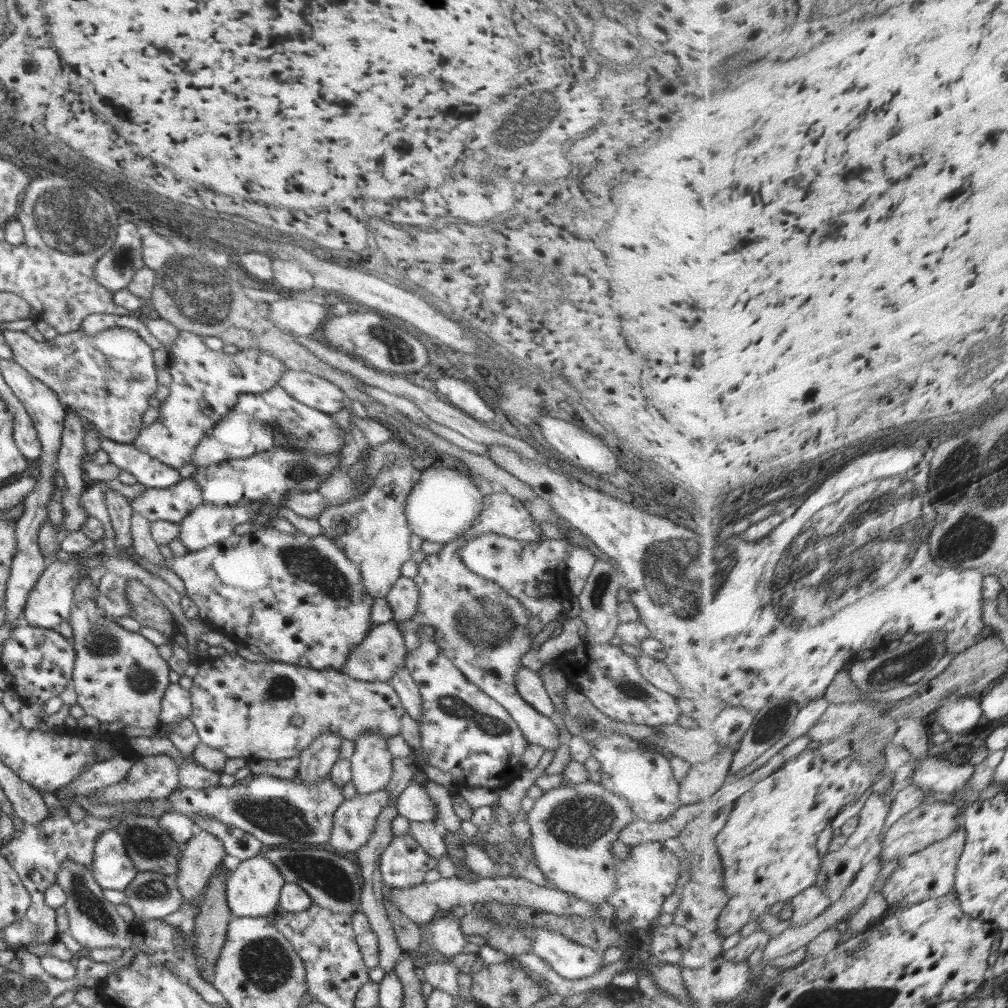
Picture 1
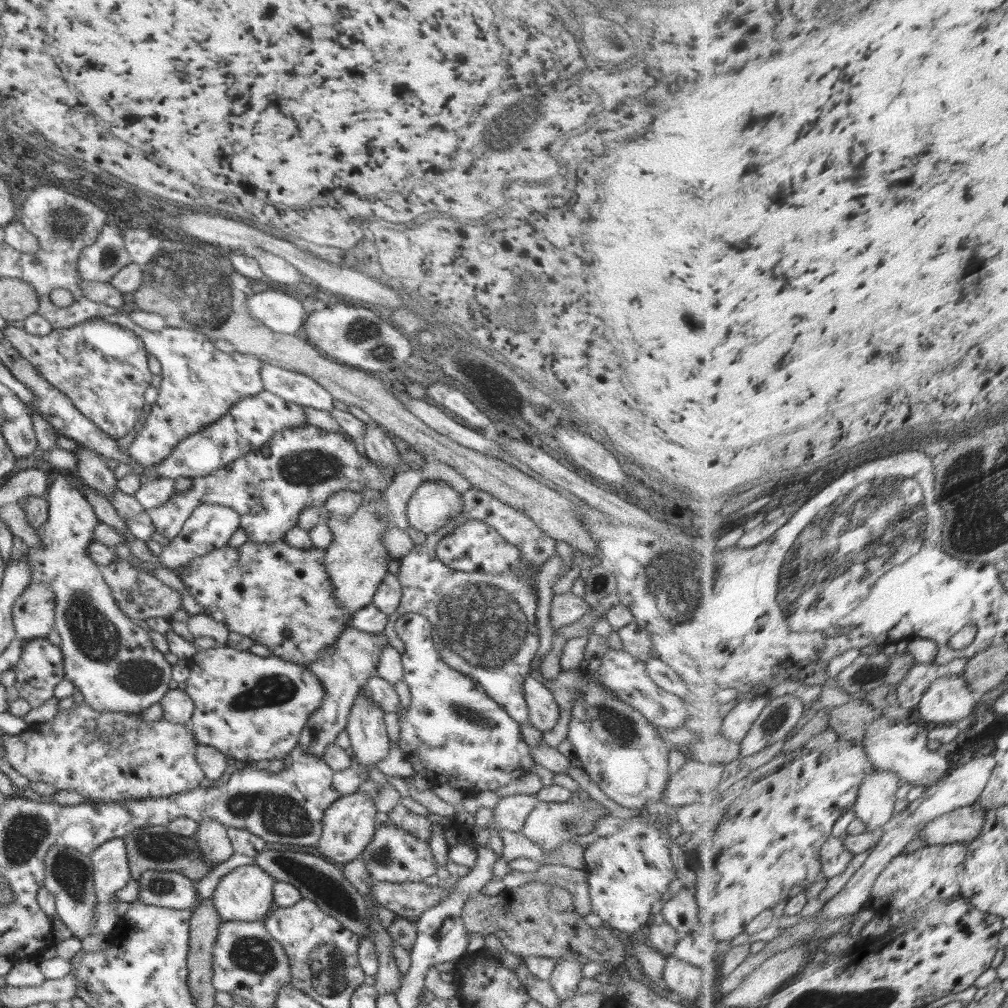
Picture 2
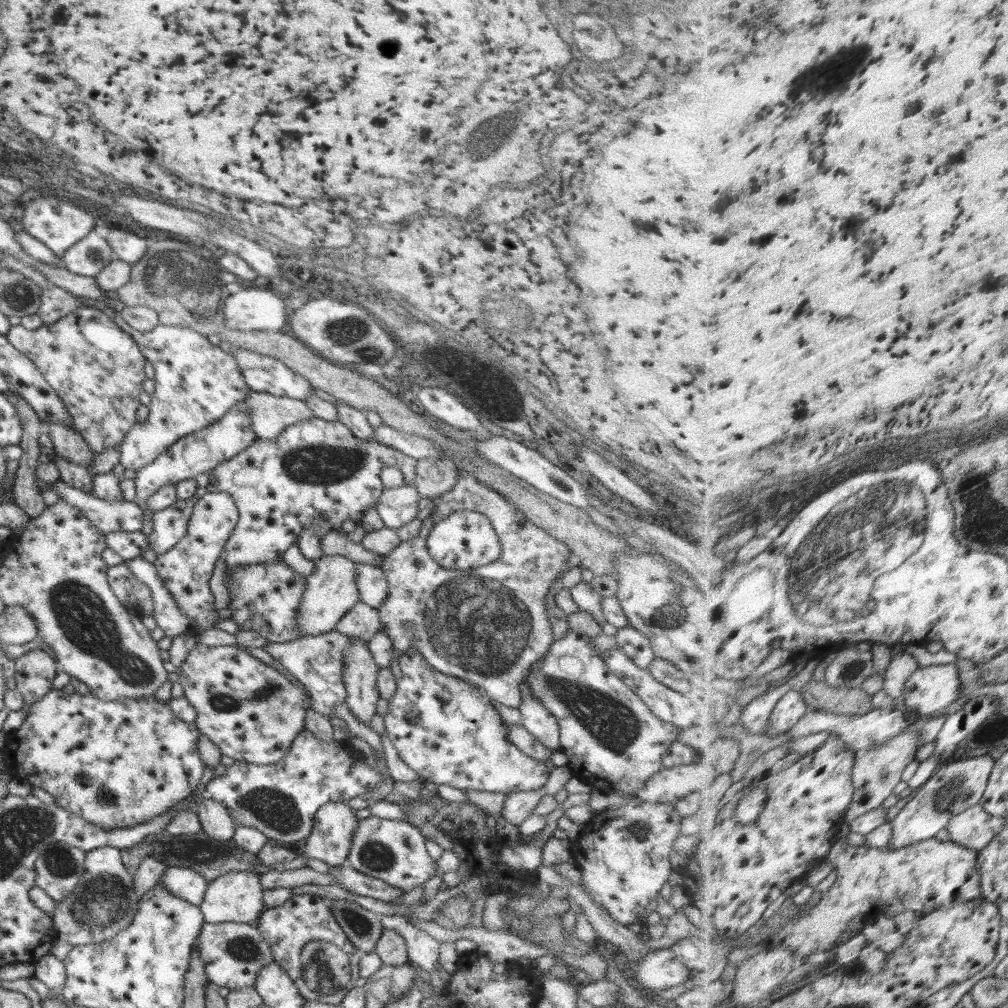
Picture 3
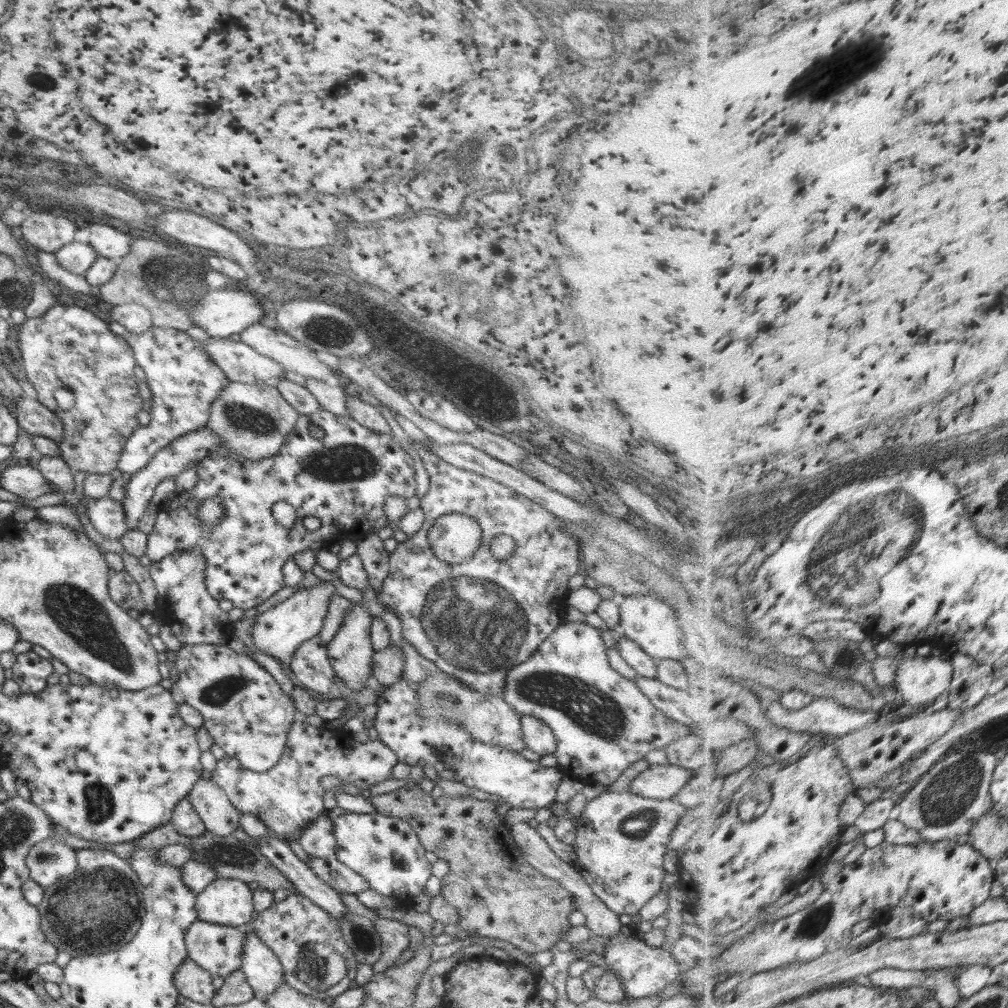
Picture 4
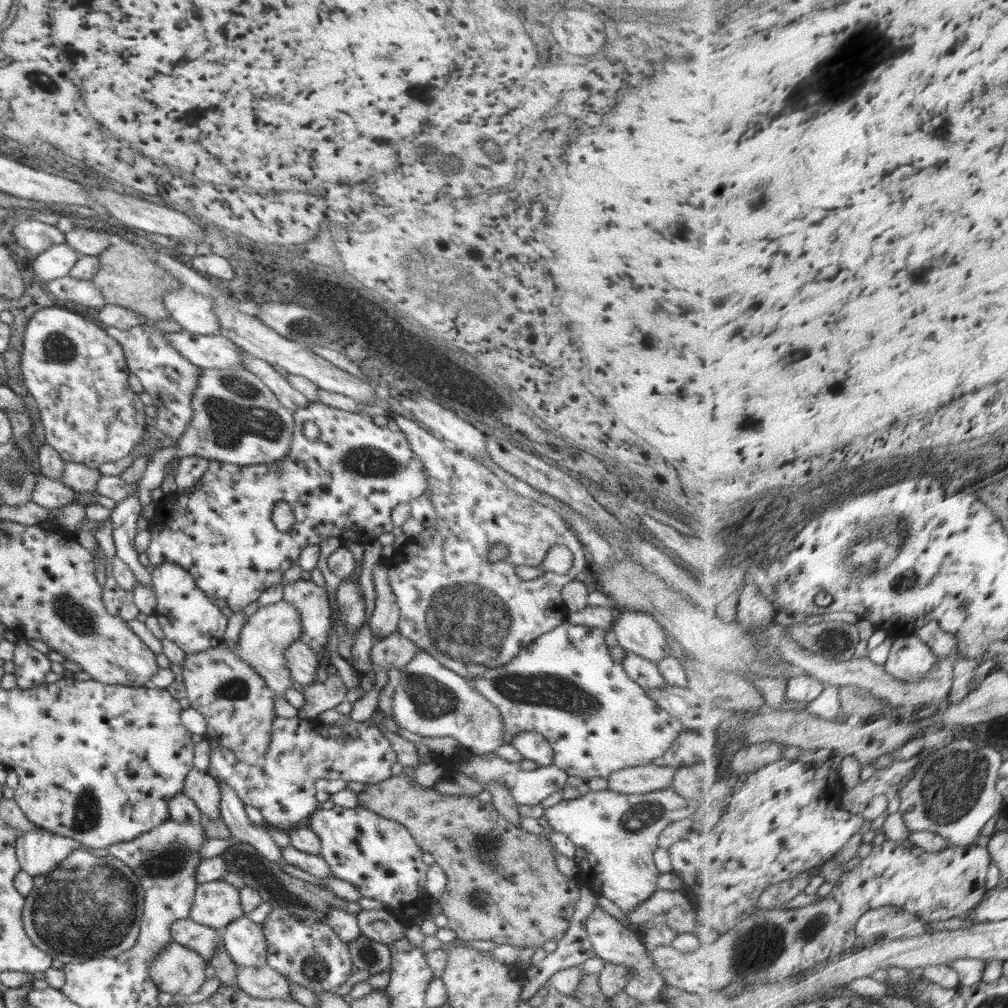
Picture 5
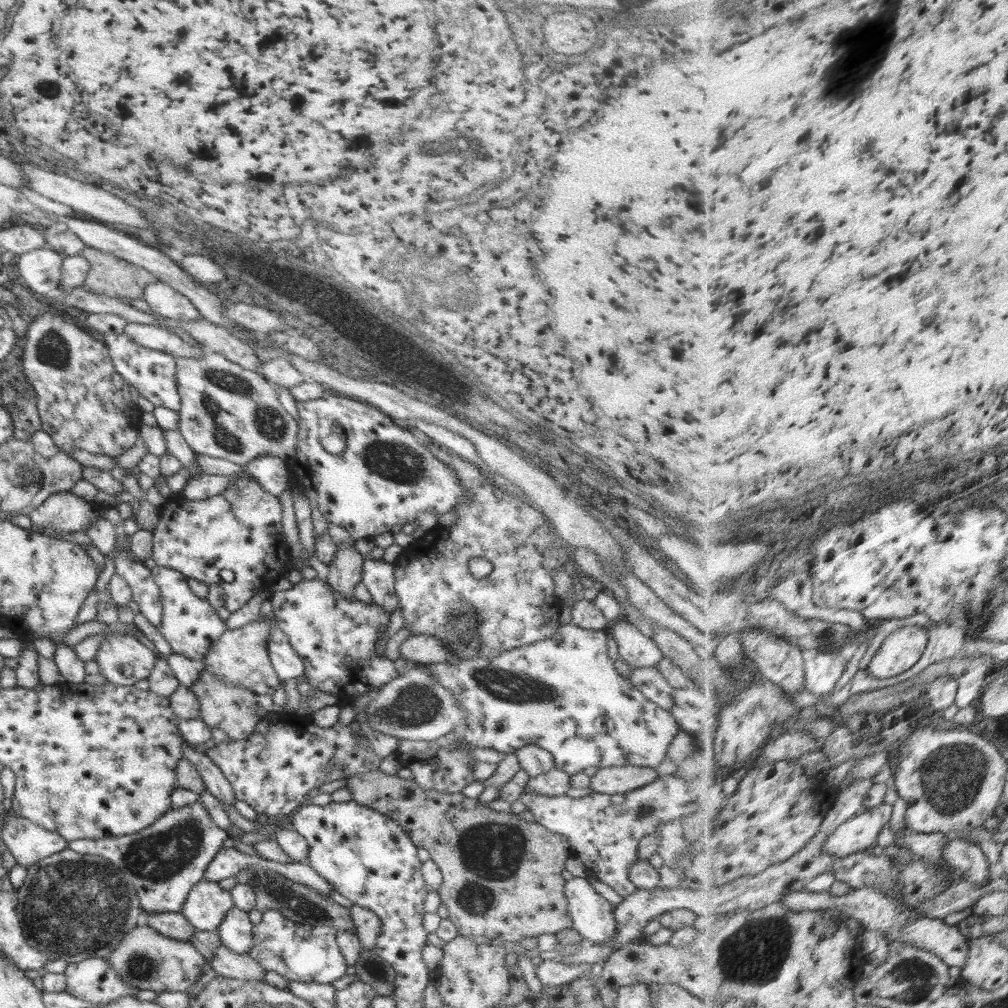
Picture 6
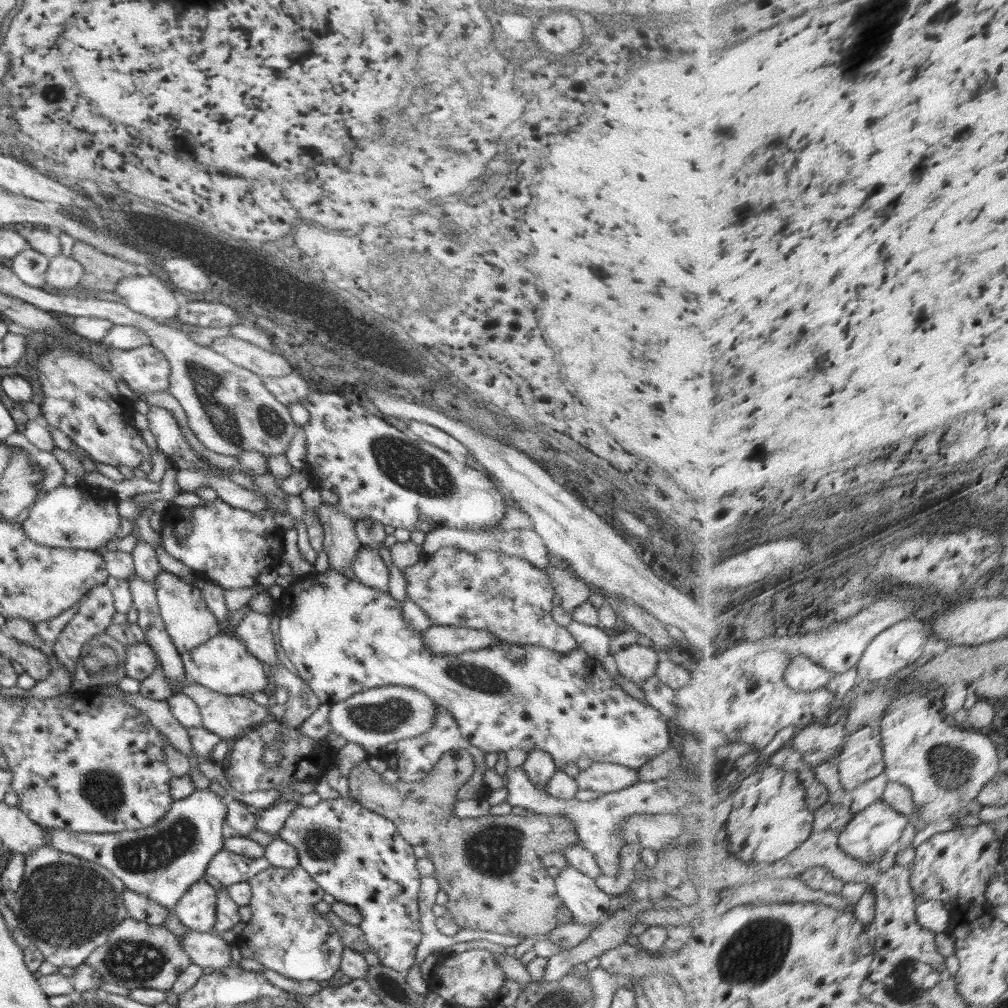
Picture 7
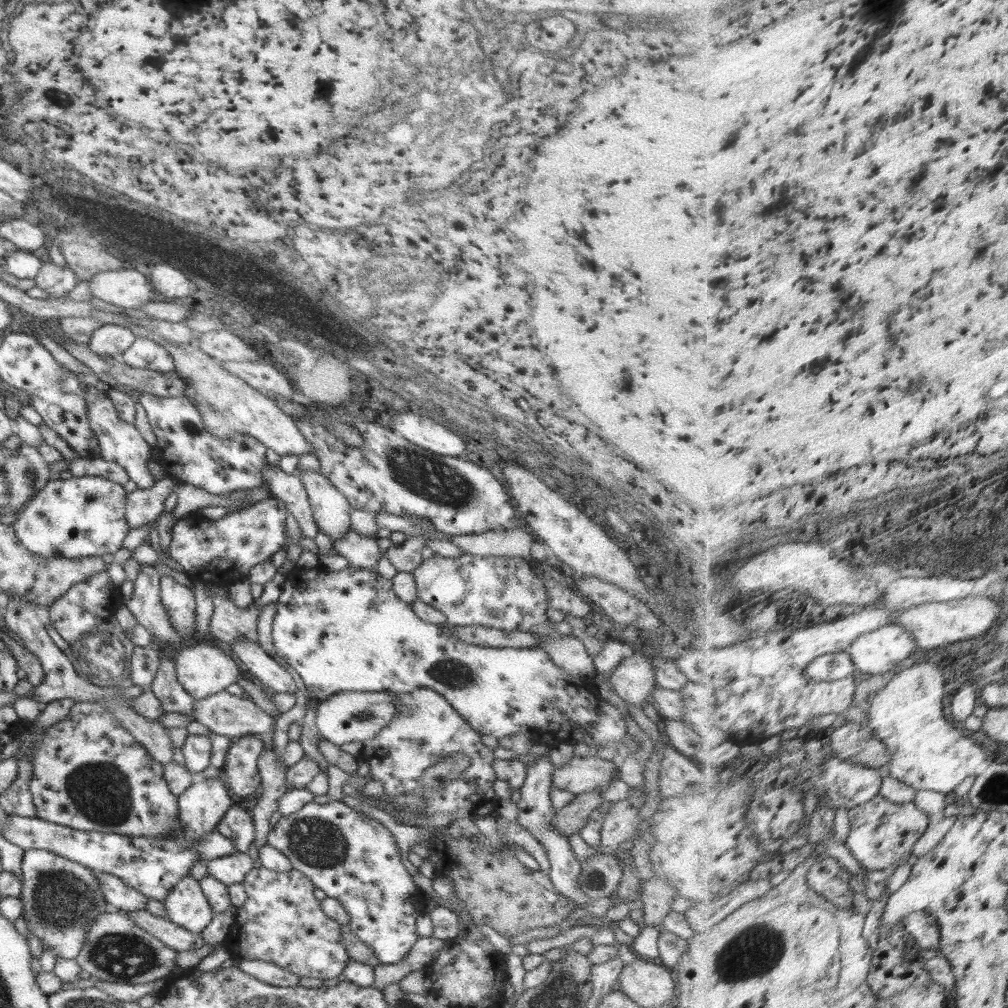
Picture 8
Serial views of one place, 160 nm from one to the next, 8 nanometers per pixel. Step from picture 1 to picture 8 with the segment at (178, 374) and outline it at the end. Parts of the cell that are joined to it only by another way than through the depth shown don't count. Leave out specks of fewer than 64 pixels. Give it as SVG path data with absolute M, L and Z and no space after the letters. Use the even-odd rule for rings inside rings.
M136 335L135 341L119 359L132 368L154 370L160 373L176 370L174 359L168 355L168 351L151 338L141 335Z

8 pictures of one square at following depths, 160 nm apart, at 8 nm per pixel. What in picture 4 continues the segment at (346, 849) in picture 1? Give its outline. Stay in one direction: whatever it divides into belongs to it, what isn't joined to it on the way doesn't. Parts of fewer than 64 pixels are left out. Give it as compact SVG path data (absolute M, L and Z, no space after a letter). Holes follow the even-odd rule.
M328 812L320 813L302 832L298 839L301 848L309 855L318 858L334 857L334 846L336 838L332 834L333 821Z

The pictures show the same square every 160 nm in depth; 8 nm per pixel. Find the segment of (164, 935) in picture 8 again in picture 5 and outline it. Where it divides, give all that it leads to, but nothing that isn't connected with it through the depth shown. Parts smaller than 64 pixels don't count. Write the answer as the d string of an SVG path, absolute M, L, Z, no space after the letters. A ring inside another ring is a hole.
M237 964L236 984L244 993L254 998L294 1000L290 995L289 981L267 964L264 966Z

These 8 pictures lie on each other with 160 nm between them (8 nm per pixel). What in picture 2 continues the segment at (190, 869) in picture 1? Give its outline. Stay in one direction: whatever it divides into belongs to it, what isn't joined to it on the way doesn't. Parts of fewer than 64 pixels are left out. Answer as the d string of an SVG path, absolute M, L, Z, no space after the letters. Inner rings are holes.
M204 818L199 822L197 846L200 847L200 853L204 860L222 863L236 854L227 830L226 826L211 818Z

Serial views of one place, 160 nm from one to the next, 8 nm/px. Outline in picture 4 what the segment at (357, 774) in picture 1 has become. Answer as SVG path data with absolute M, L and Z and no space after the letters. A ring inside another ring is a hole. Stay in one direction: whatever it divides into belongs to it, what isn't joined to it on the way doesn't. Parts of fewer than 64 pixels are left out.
M352 603L351 609L346 613L340 630L327 644L328 660L331 662L335 676L337 676L350 690L362 690L371 677L372 657L375 653L371 643L371 622L368 607Z

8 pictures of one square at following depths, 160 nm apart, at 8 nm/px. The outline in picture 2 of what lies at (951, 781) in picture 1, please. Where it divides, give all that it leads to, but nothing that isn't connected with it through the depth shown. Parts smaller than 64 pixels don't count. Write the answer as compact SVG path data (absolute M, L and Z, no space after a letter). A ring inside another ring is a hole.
M882 718L866 726L863 739L859 743L867 750L868 756L878 769L900 773L902 779L906 779L916 787L928 787L928 785L937 785L952 772L948 764L950 760L939 751L934 752L928 748L933 728L919 718L904 724L888 722L886 718Z

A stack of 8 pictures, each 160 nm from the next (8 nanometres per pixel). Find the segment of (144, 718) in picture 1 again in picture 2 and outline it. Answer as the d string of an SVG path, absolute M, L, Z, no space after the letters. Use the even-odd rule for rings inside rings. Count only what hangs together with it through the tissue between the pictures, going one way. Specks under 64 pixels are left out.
M59 473L58 475L59 479L52 482L52 485L47 488L45 495L48 502L48 520L40 528L35 529L35 533L41 540L41 547L28 547L28 552L26 554L27 563L31 570L31 582L29 582L29 584L46 583L49 586L49 589L53 590L53 601L55 602L55 625L53 628L61 638L60 648L64 659L65 679L69 680L82 693L82 695L84 695L84 703L98 712L112 711L126 715L138 715L152 705L158 703L159 700L162 700L167 694L169 690L168 684L170 680L172 680L171 664L165 659L165 654L154 647L150 635L140 627L139 622L132 621L120 610L120 607L112 596L110 587L106 584L102 573L99 571L100 566L87 555L87 546L91 545L91 542L93 541L93 530L99 523L99 520L94 514L92 506L86 502L83 492L80 489L75 488L71 481L68 481L66 473Z

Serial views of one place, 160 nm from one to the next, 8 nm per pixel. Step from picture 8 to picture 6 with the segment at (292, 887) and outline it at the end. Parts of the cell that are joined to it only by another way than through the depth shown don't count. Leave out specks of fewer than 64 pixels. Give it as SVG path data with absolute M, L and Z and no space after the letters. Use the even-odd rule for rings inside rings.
M265 910L262 912L262 921L253 925L253 945L249 954L259 962L265 970L274 970L288 981L316 982L330 984L344 976L346 961L340 952L337 940L337 930L331 926L312 926L311 924L297 923L286 918L280 911Z

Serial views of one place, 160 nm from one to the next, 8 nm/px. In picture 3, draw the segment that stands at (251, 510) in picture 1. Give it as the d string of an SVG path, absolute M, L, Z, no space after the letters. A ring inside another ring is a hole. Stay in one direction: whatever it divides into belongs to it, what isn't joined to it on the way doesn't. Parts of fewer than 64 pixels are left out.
M228 493L203 494L194 505L184 538L181 538L168 552L159 554L152 563L180 610L190 618L191 632L194 635L198 628L215 628L215 624L221 619L216 615L214 595L210 592L208 581L238 519L239 510L233 497Z

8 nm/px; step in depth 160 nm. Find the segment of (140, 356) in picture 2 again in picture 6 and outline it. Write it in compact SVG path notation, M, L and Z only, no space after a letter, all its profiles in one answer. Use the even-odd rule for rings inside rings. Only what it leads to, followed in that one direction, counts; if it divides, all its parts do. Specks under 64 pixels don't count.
M45 312L29 324L22 347L22 369L36 394L41 429L52 437L60 451L69 455L73 450L86 450L92 454L106 454L116 458L134 446L143 410L130 393L130 385L114 370L106 343L94 339L77 325L66 322L62 316Z

